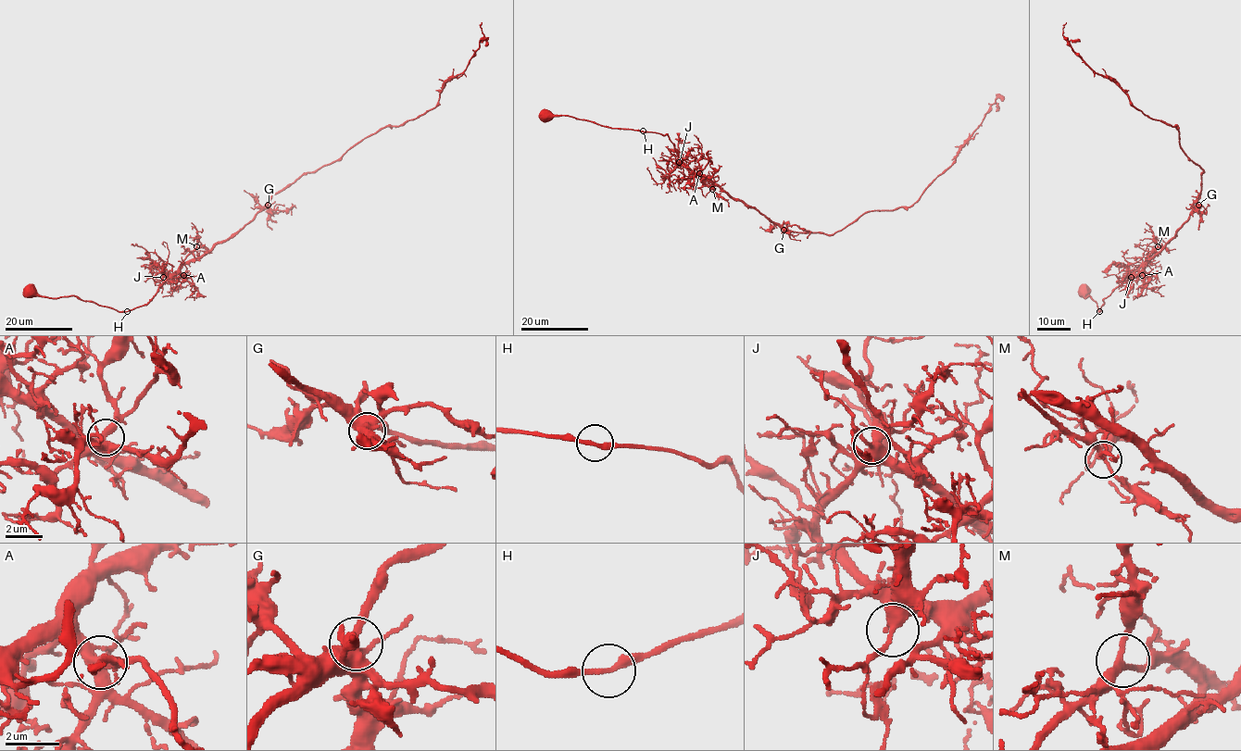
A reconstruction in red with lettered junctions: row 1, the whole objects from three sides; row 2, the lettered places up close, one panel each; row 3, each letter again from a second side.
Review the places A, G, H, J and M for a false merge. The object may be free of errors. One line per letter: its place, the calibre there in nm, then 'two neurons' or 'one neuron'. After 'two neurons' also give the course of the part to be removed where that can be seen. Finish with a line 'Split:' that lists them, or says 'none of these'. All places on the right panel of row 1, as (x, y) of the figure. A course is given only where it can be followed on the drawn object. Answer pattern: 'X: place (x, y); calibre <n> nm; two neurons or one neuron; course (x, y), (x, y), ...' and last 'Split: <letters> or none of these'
A: place (1142, 275); calibre 440 nm; one neuron
G: place (1198, 205); calibre 420 nm; one neuron
H: place (1099, 311); calibre 240 nm; one neuron
J: place (1131, 277); calibre 400 nm; one neuron
M: place (1158, 246); calibre 240 nm; one neuron
Split: none of these

